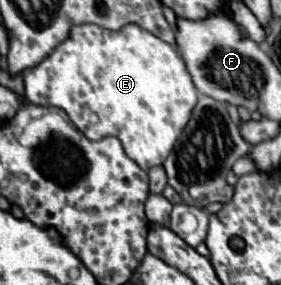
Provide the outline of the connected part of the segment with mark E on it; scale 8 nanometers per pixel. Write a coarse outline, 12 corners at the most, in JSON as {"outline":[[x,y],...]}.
{"outline":[[76,25],[22,75],[92,141],[144,171],[198,95],[180,53],[138,25]]}

